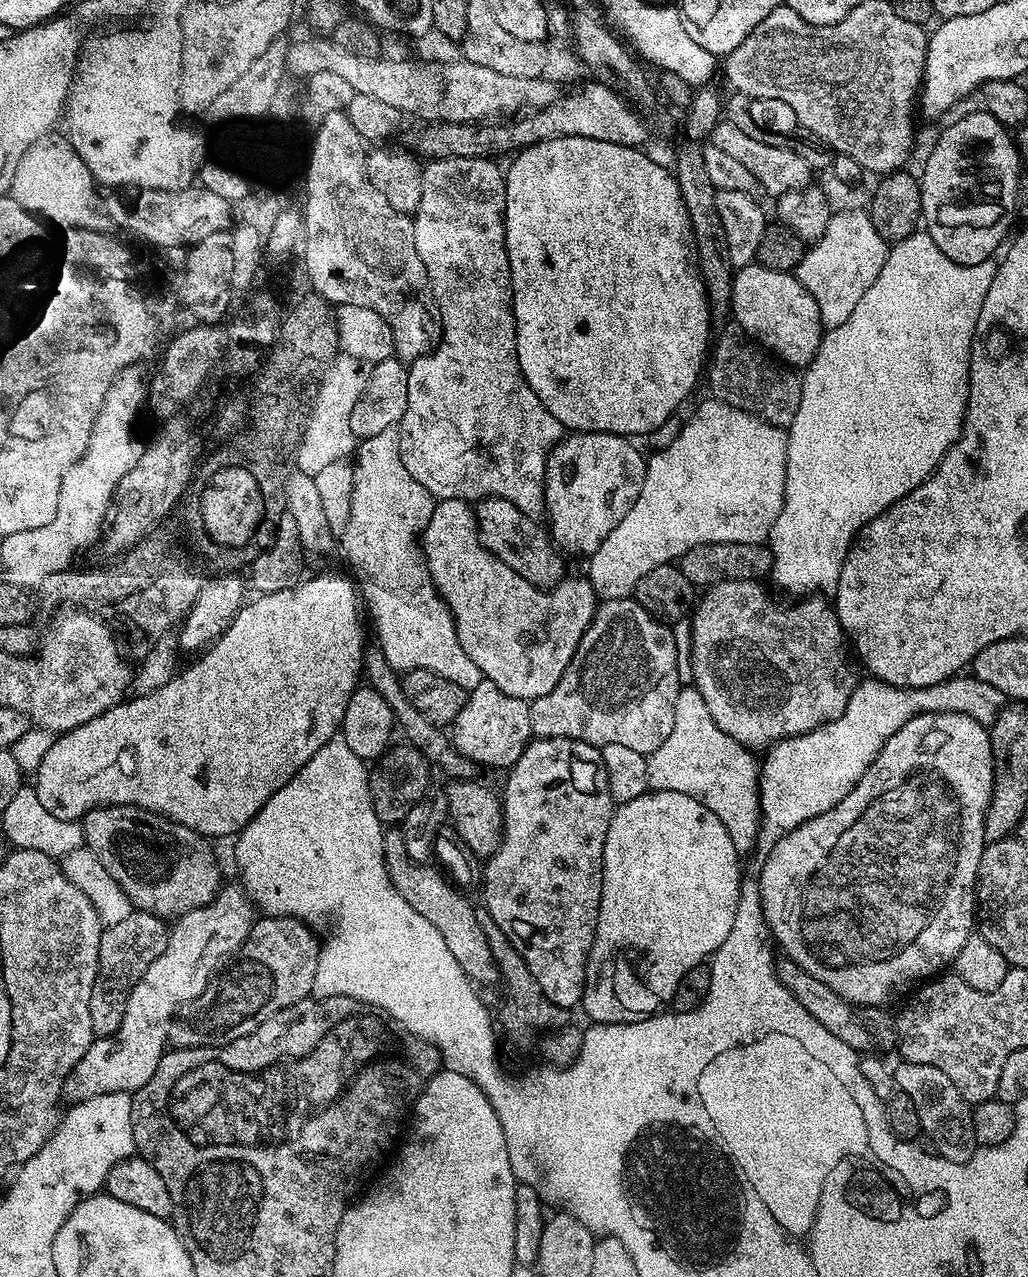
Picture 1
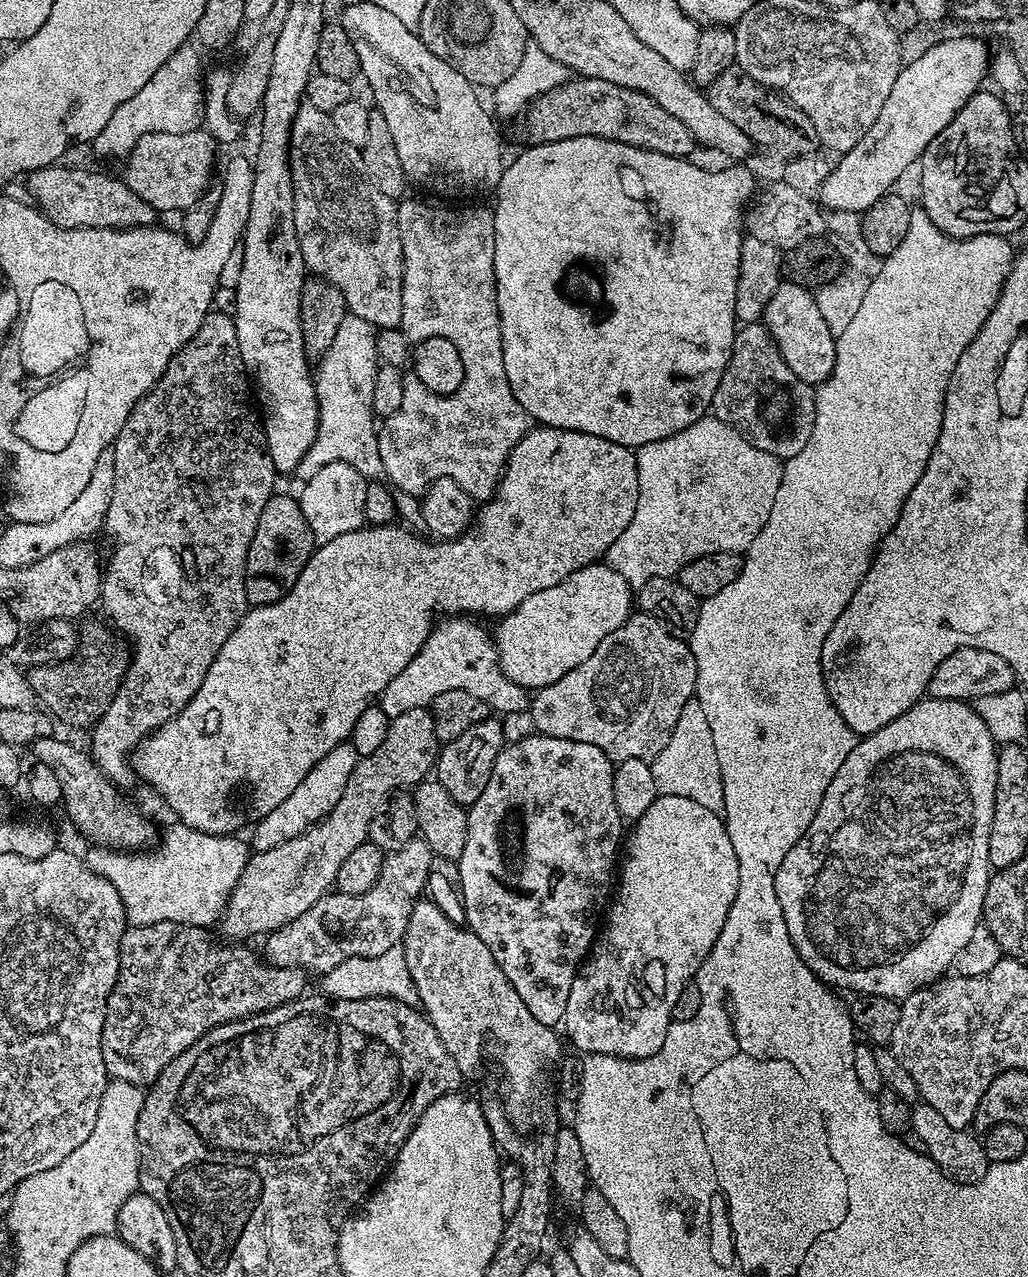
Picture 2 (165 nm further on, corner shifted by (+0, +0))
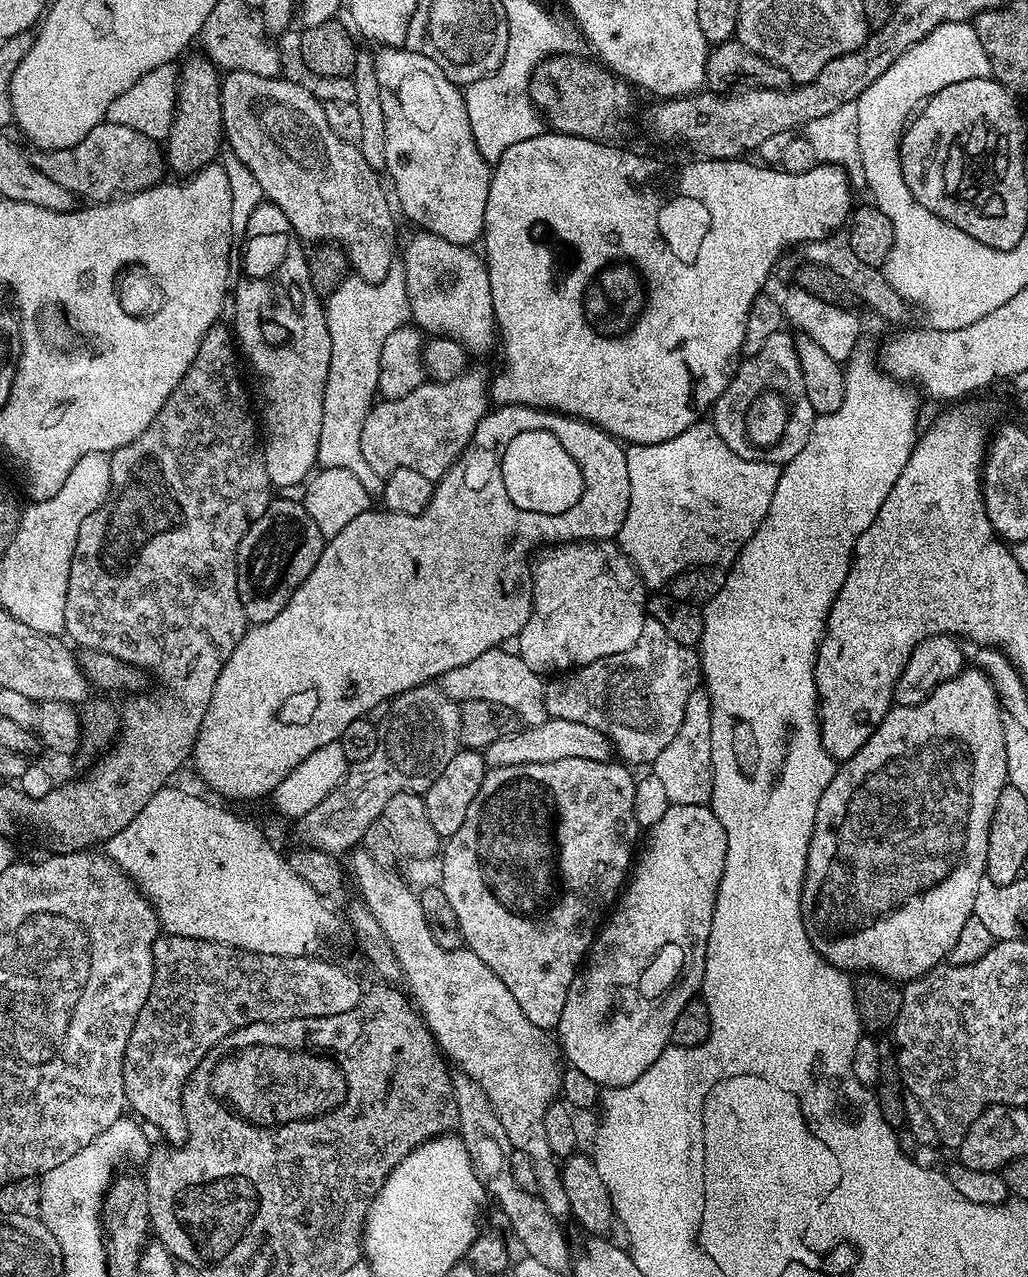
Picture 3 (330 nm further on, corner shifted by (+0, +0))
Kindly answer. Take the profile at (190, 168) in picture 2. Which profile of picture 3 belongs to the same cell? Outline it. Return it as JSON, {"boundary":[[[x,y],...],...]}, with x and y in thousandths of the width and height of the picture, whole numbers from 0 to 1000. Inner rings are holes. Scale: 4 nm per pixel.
{"boundary":[[[112,96],[91,99],[80,111],[64,117],[32,118],[29,125],[34,132],[45,136],[45,139],[56,143],[56,146],[64,146],[64,149],[71,150],[75,155],[82,156],[83,153],[86,158],[104,158],[149,147],[161,140],[161,135],[157,114],[132,100]]]}

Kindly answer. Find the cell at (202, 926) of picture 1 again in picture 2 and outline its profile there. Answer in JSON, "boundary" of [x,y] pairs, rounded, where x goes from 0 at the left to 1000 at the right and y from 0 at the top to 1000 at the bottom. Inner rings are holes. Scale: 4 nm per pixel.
{"boundary":[[[416,554],[395,556],[395,559],[380,561],[375,581],[372,581],[364,590],[347,594],[337,612],[337,619],[333,619],[333,625],[329,625],[319,639],[314,639],[294,653],[274,659],[274,662],[246,666],[242,670],[237,684],[228,694],[212,724],[212,727],[222,732],[219,734],[226,738],[237,738],[240,733],[270,728],[278,722],[286,722],[290,716],[298,716],[305,706],[320,701],[333,675],[358,658],[360,644],[375,627],[386,619],[397,619],[408,614],[423,602],[425,594],[424,569]]]}

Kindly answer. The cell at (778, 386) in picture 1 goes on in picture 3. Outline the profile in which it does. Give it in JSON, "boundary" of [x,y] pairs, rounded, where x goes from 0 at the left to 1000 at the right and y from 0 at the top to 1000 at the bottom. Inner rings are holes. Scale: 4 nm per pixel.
{"boundary":[[[767,258],[750,262],[737,277],[721,281],[714,296],[691,320],[691,331],[698,337],[702,346],[706,346],[710,352],[714,352],[714,356],[737,362],[749,362],[753,365],[768,363],[772,356],[776,356],[776,352],[784,349],[784,343],[788,343],[794,327],[794,322],[788,318],[788,312],[784,312],[784,299],[780,296],[780,287],[776,283],[774,267],[771,261]]]}

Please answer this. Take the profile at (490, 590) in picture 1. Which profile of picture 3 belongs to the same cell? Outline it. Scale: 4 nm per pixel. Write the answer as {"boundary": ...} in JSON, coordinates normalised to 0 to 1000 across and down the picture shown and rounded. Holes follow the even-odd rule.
{"boundary":[[[569,423],[542,426],[530,432],[533,433],[529,435],[529,454],[520,455],[519,475],[512,490],[506,494],[506,514],[512,522],[526,528],[548,528],[574,518],[582,518],[582,515],[613,509],[613,506],[621,503],[621,496],[625,496],[631,464],[615,438],[605,431],[602,425],[595,423]]]}

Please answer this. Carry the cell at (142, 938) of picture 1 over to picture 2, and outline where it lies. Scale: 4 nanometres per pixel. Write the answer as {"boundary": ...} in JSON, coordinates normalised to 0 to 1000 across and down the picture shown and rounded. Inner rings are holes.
{"boundary":[[[150,722],[146,725],[122,726],[117,738],[117,759],[109,777],[103,785],[99,803],[99,832],[103,832],[106,843],[127,849],[147,850],[158,838],[173,825],[177,825],[193,813],[196,813],[213,802],[237,799],[261,792],[297,779],[301,765],[295,758],[270,758],[260,751],[248,749],[233,738],[213,739],[202,727],[173,722]],[[195,777],[195,799],[191,796],[191,779]]]}

